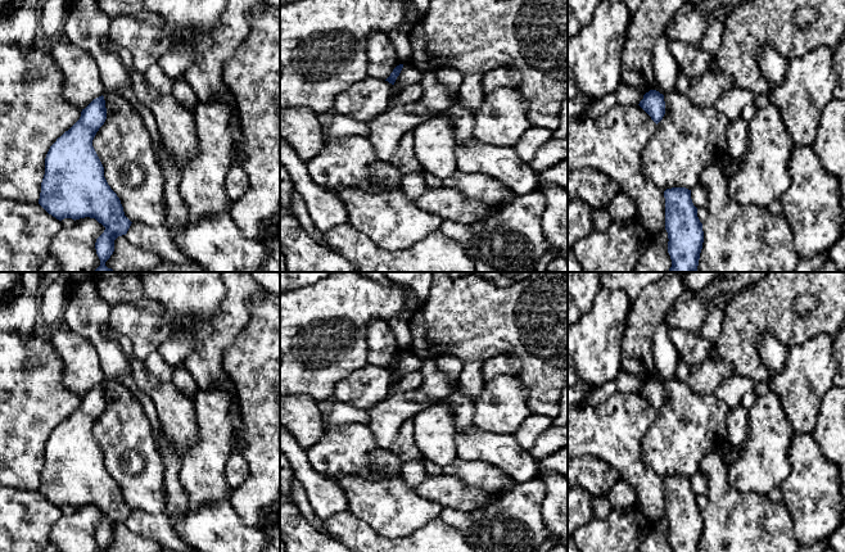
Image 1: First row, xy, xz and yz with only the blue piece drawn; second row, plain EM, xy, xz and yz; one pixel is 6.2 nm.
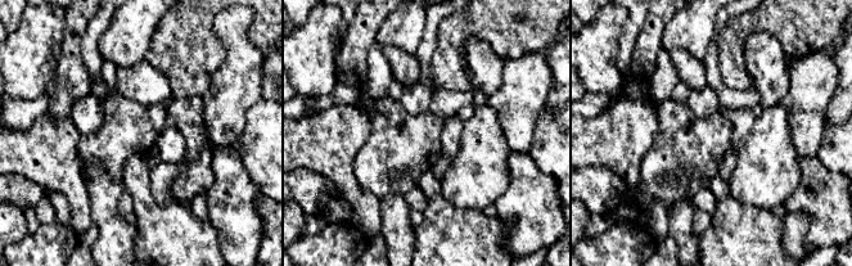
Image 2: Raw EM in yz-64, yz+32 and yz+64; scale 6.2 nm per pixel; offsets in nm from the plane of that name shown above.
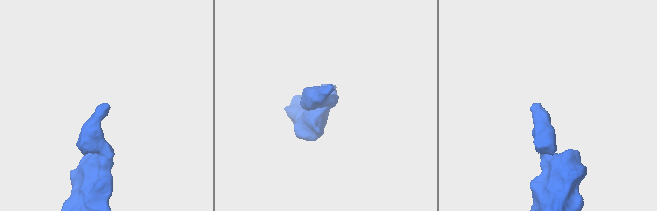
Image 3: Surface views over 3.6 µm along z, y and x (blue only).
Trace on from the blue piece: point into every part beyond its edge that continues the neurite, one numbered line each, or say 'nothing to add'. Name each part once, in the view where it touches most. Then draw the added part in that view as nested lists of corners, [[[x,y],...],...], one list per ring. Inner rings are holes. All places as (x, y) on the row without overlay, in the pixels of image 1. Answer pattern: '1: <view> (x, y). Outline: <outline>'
nothing to add

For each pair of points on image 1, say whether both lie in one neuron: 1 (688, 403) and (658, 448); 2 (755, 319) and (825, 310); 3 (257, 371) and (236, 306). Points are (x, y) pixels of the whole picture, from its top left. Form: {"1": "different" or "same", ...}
{"1": "same", "2": "same", "3": "different"}

